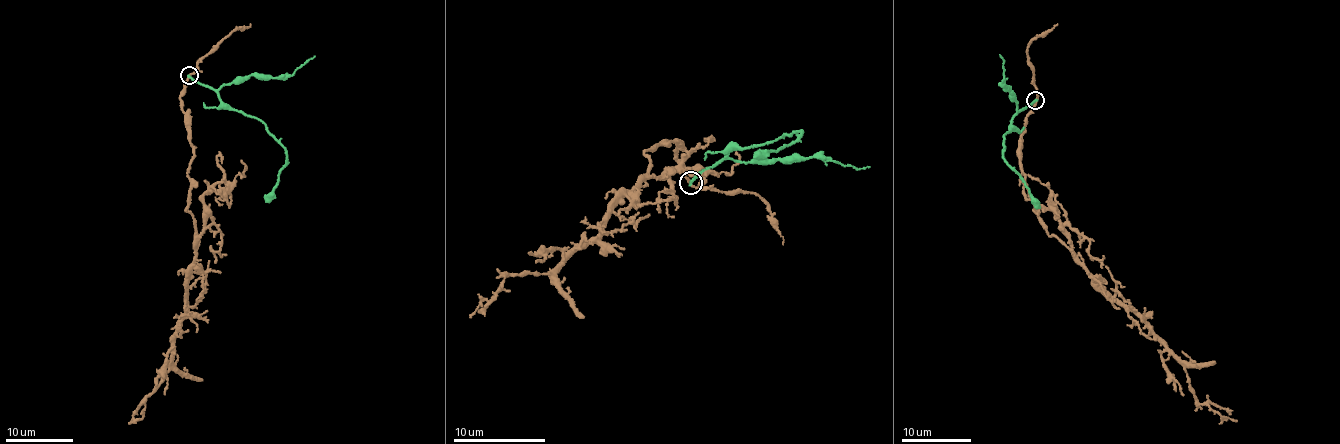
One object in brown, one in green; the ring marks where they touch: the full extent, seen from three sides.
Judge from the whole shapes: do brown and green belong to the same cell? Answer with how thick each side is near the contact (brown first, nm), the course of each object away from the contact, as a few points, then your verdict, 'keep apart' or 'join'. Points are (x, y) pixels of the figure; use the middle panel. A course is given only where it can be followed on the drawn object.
190 nm thick on the brown side, 220 nm on the other; brown runs (691, 183), (674, 157), (676, 138), (656, 143), (601, 233), (548, 273), (503, 278), (470, 317); green runs (691, 183), (717, 165), (729, 148), (802, 133), (784, 148), (754, 158); keep apart

